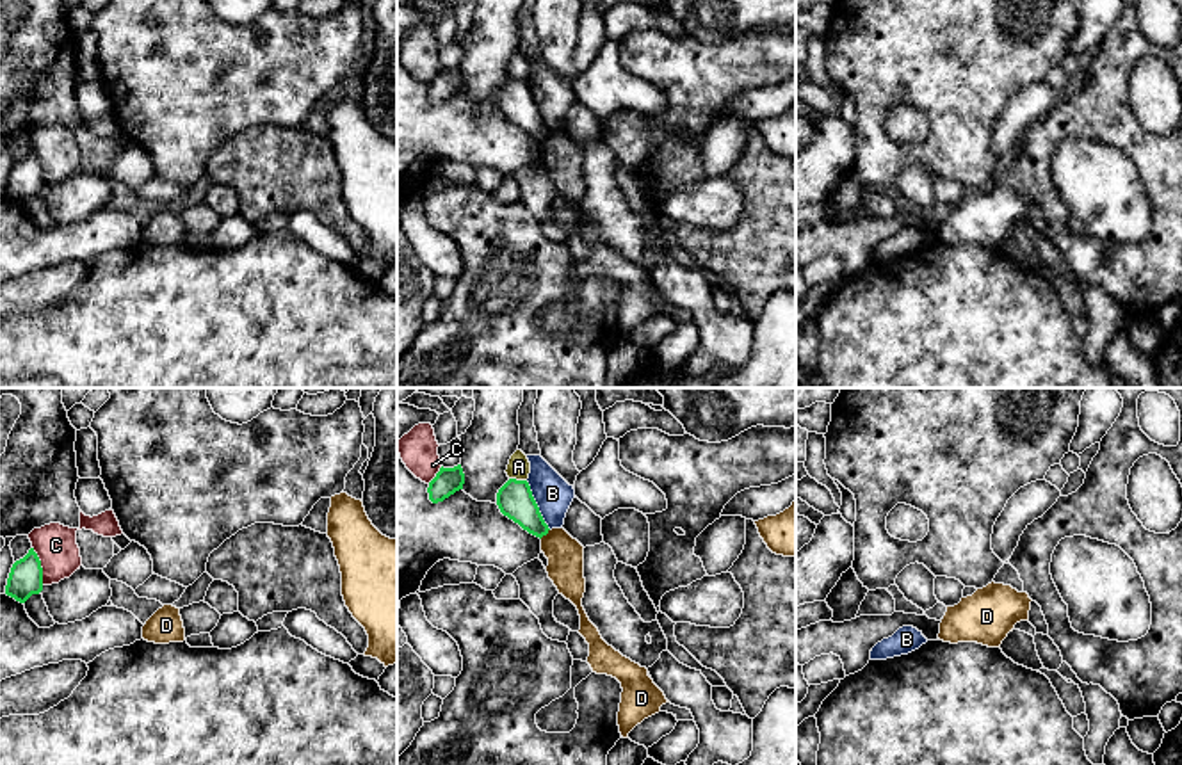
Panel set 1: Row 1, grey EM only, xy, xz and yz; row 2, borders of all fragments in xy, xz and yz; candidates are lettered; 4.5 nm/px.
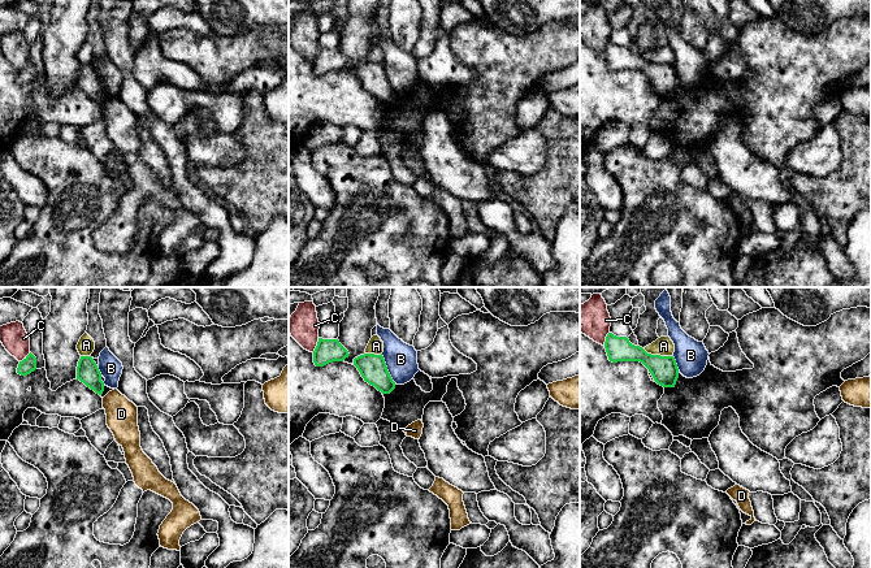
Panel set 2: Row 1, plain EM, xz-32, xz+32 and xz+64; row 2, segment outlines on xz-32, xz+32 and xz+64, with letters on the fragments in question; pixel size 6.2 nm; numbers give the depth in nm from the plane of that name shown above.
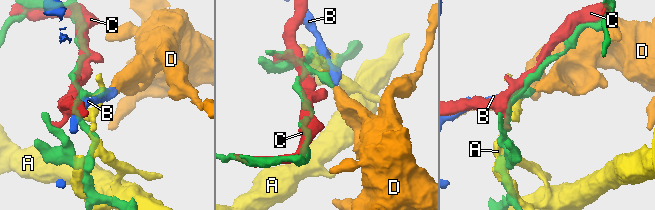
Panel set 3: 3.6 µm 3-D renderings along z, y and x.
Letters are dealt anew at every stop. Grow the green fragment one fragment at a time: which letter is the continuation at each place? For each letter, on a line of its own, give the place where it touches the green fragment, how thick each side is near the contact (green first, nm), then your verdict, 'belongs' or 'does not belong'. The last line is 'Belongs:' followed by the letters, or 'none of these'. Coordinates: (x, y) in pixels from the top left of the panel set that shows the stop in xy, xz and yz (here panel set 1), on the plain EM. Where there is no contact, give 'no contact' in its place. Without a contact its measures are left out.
A: meets green in xz at (518, 82); 160 nm thick on the green side, 100 nm on the other; does not belong
B: meets green in xz at (536, 107); 160 nm thick on the green side, 170 nm on the other; does not belong
C: meets green in xy at (40, 168); 160 nm thick on the green side, 190 nm on the other; does not belong
D: meets green in xz at (545, 136); 160 nm thick on the green side, 160 nm on the other; does not belong
Belongs: none of these

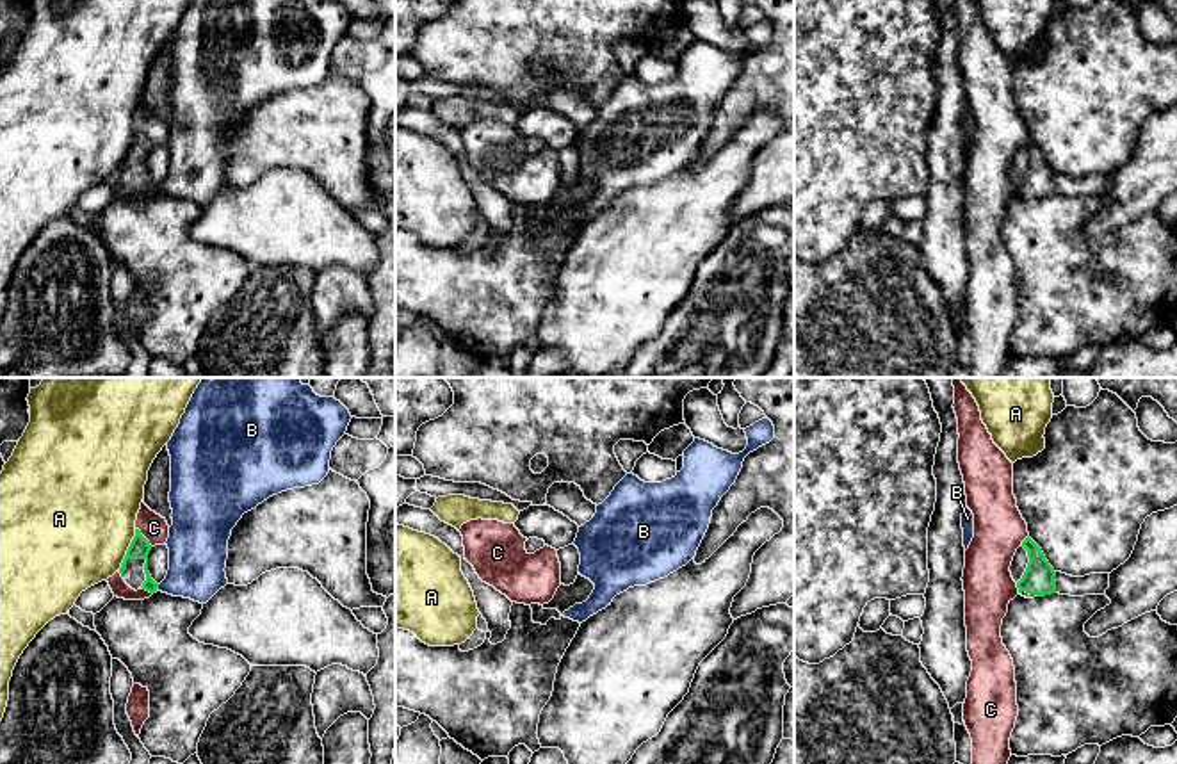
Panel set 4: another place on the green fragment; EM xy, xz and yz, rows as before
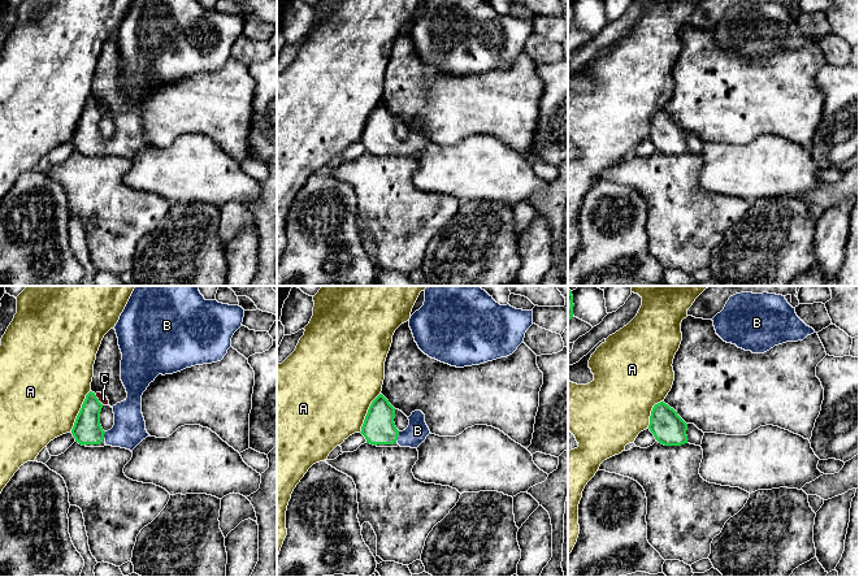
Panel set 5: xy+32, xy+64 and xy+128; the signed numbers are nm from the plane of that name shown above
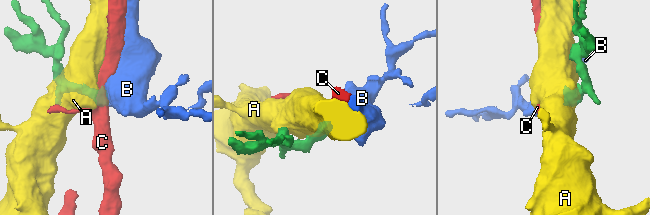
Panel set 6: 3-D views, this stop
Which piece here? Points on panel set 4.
A: meets green in xy at (129, 150); 90 nm thick on the green side, 480 nm on the other; does not belong
B: meets green in xy at (157, 187); 90 nm thick on the green side, 280 nm on the other; belongs
C: meets green in xy at (143, 138); 90 nm thick on the green side, 120 nm on the other; does not belong
Belongs: B

